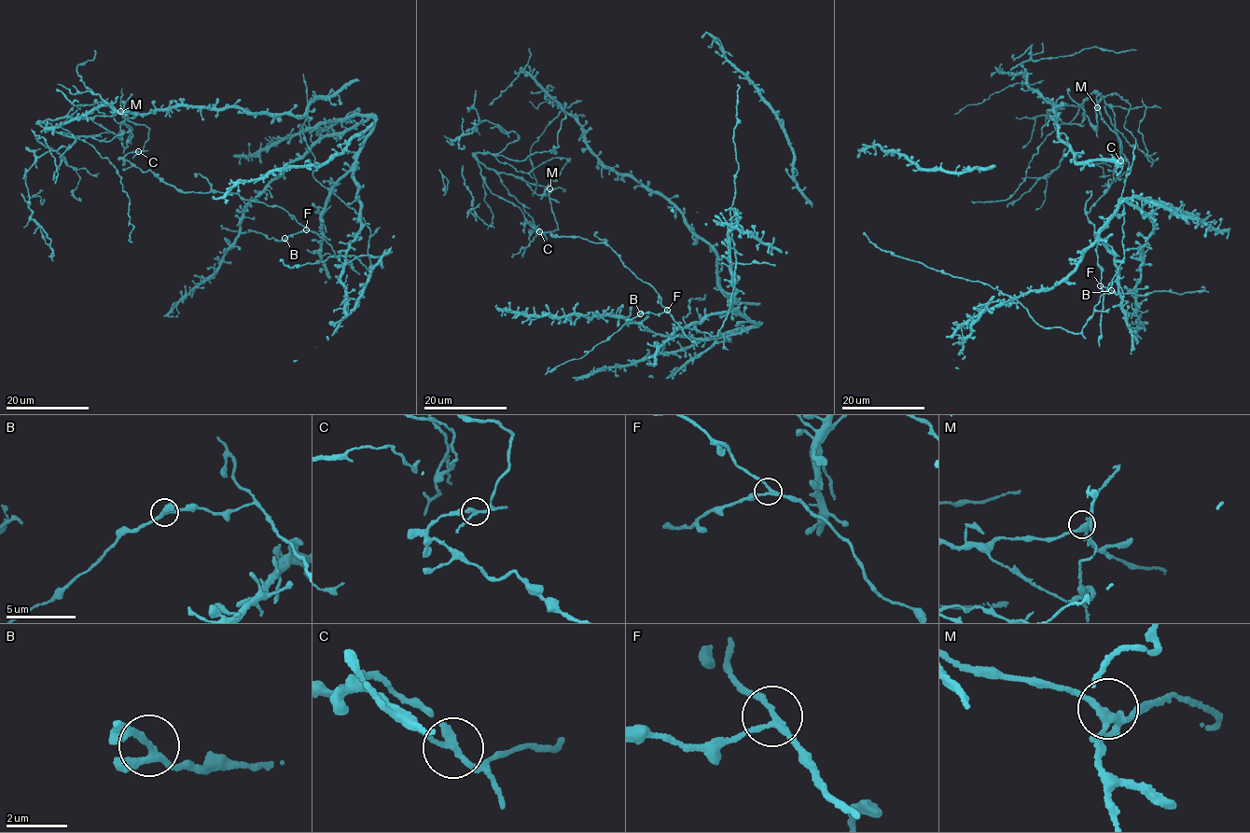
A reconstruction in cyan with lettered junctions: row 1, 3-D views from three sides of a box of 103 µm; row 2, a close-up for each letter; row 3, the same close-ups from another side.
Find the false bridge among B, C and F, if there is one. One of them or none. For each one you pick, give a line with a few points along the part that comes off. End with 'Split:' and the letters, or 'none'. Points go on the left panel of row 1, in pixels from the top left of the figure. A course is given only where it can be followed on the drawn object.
Split: C

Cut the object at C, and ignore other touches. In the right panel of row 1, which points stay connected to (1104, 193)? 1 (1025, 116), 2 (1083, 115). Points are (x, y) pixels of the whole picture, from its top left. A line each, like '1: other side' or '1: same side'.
1: other side
2: other side

